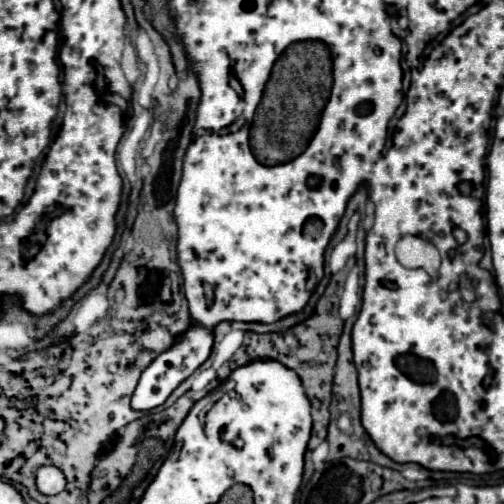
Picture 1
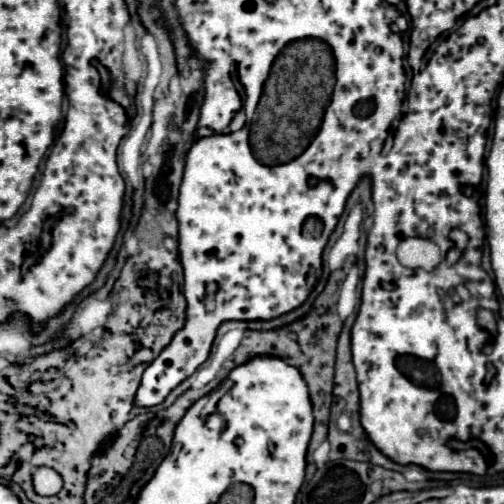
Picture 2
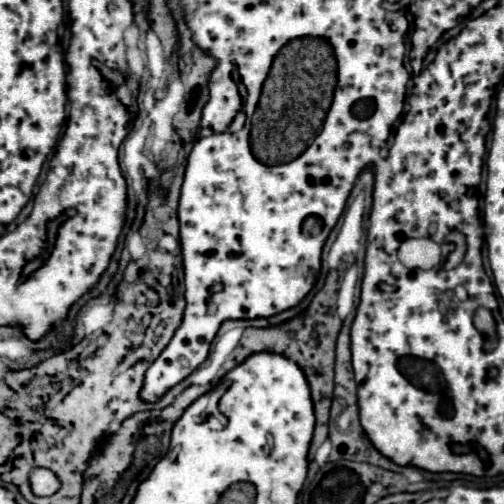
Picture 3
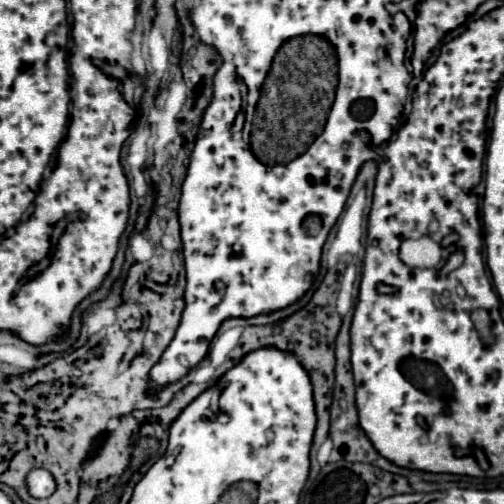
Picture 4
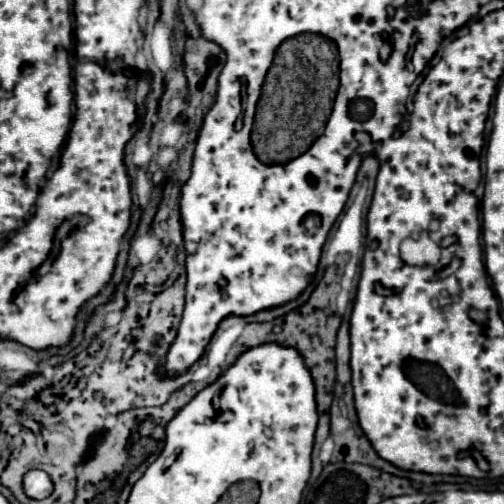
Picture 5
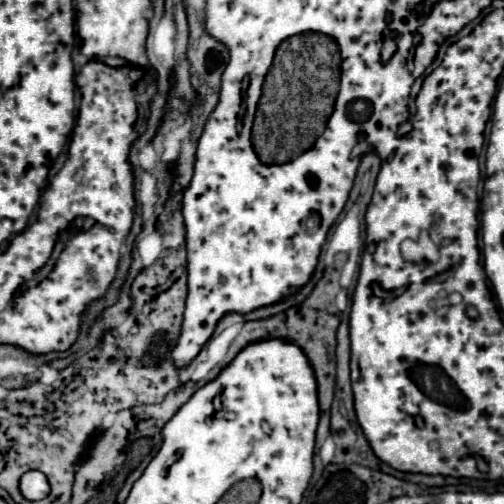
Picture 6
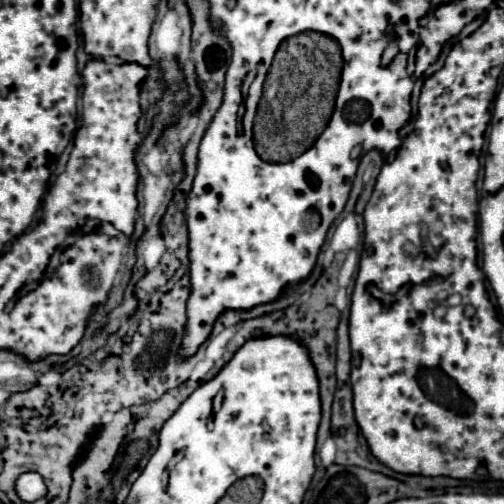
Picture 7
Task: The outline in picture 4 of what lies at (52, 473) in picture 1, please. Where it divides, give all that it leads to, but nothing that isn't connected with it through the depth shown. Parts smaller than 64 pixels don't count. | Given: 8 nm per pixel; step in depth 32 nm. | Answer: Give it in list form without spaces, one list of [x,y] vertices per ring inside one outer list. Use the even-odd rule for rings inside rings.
[[[38,468],[38,470],[28,472],[26,488],[28,488],[30,496],[34,496],[34,498],[48,498],[56,490],[56,482],[52,480],[50,472]]]

